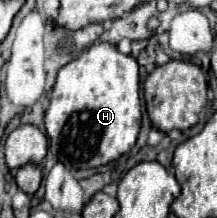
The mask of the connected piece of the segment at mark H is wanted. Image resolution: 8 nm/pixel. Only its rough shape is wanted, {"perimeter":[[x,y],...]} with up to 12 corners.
{"perimeter":[[94,42],[60,68],[50,152],[74,170],[126,154],[138,62]]}

